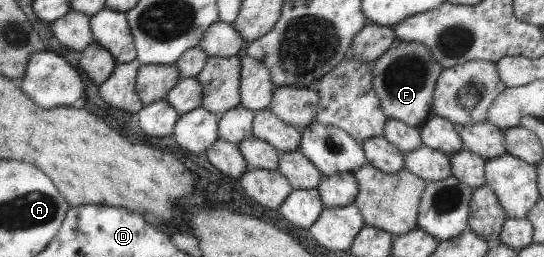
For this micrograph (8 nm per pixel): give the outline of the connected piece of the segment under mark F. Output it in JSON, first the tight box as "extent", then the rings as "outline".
{"extent":[371,37,442,127],"outline":[[[397,37],[371,65],[372,87],[386,118],[420,127],[431,116],[432,92],[442,66],[433,60],[432,54],[422,44],[401,42]]]}

